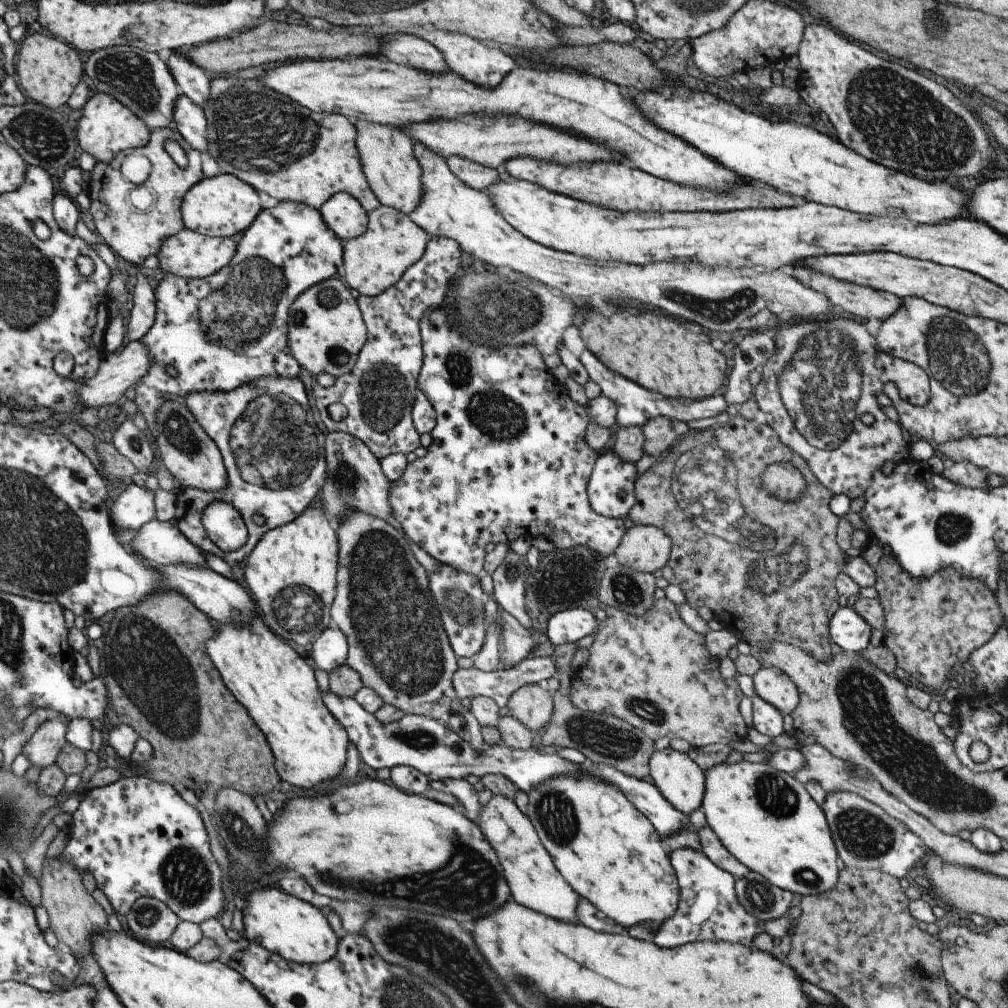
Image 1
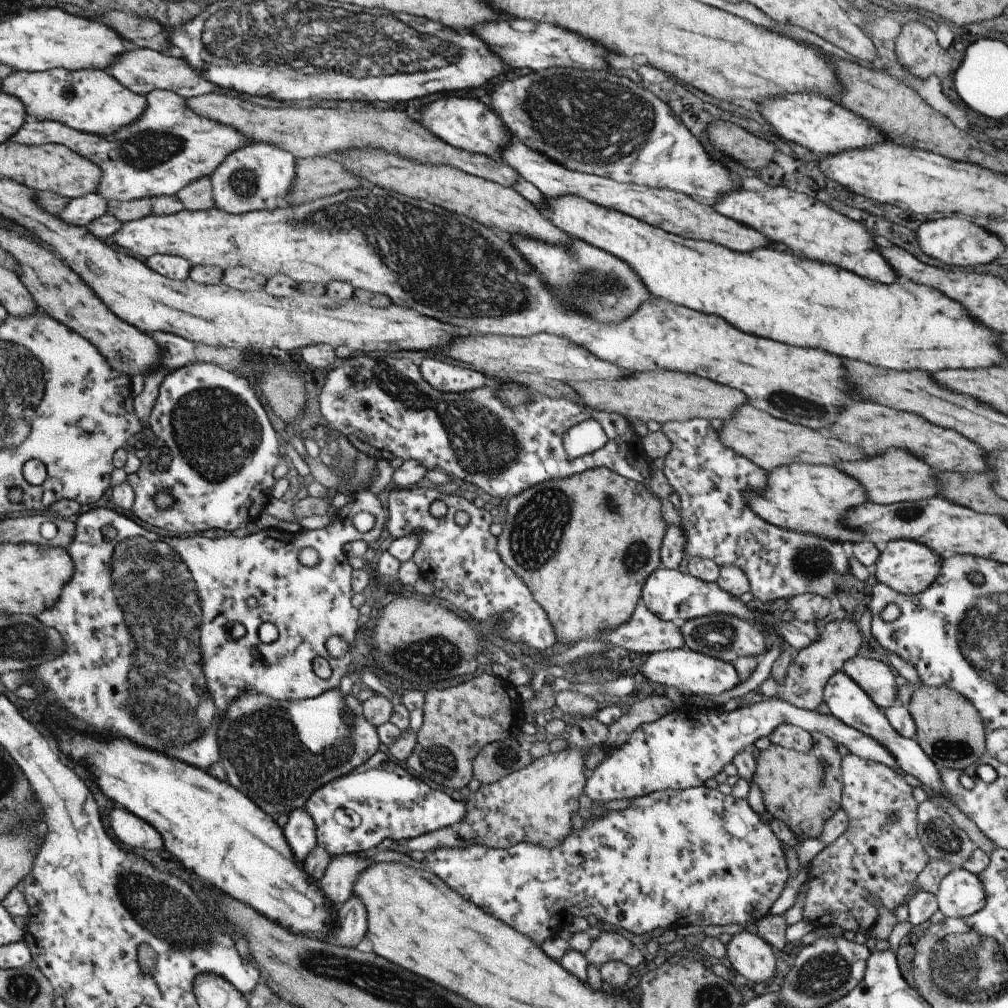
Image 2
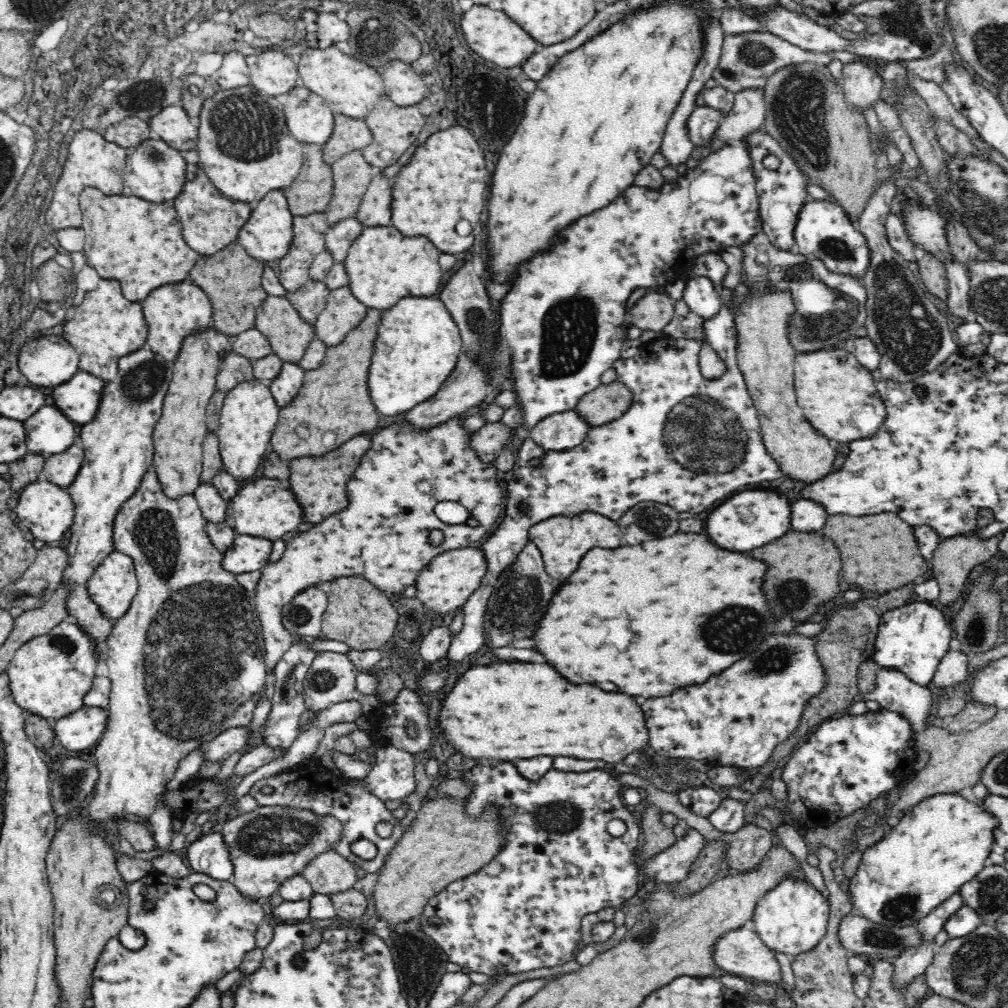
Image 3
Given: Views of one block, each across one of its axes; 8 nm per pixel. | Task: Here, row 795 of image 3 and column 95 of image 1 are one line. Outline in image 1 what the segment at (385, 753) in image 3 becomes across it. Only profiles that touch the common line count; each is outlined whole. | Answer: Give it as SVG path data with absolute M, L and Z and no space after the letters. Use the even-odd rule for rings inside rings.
M142 340L127 342L122 351L116 354L106 353L98 372L76 390L80 406L84 409L110 407L120 400L127 388L132 387L140 378L148 374L150 364L152 358L148 354L148 348L142 344Z

